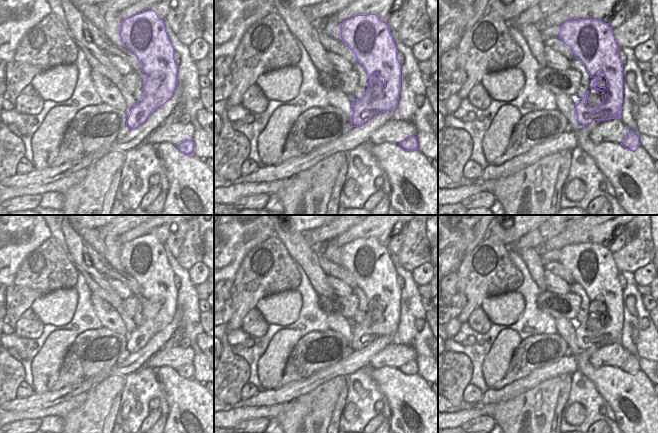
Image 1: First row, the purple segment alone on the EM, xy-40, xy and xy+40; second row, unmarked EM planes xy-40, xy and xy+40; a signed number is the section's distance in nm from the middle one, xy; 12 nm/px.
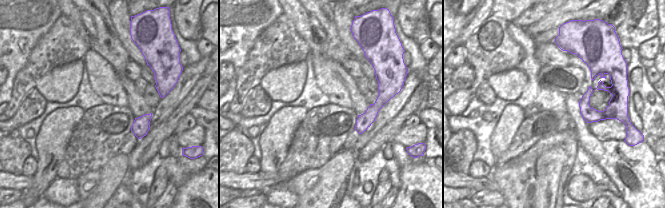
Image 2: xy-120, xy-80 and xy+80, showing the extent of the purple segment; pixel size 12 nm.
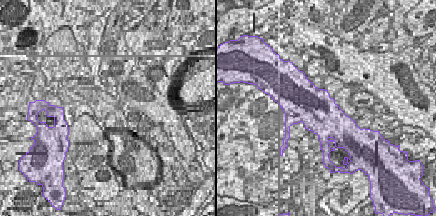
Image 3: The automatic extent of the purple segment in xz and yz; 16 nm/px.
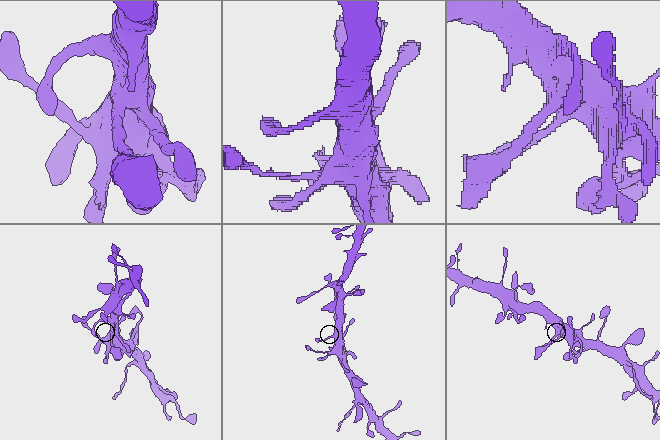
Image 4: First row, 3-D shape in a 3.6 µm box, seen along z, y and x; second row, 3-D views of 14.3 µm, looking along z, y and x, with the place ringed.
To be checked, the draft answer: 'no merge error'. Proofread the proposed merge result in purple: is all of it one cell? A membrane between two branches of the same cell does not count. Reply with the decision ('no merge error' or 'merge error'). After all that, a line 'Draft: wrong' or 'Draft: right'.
no merge error
Draft: right

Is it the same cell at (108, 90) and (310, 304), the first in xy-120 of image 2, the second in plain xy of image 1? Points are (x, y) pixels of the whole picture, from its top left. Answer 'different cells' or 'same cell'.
different cells

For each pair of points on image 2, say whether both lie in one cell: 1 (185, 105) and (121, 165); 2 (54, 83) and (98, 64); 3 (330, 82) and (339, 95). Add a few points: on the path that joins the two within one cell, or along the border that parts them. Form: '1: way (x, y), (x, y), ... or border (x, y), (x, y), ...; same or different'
1: border (129, 155), (128, 165); different
2: border (82, 59), (85, 65); different
3: way (331, 85), (337, 92); same

